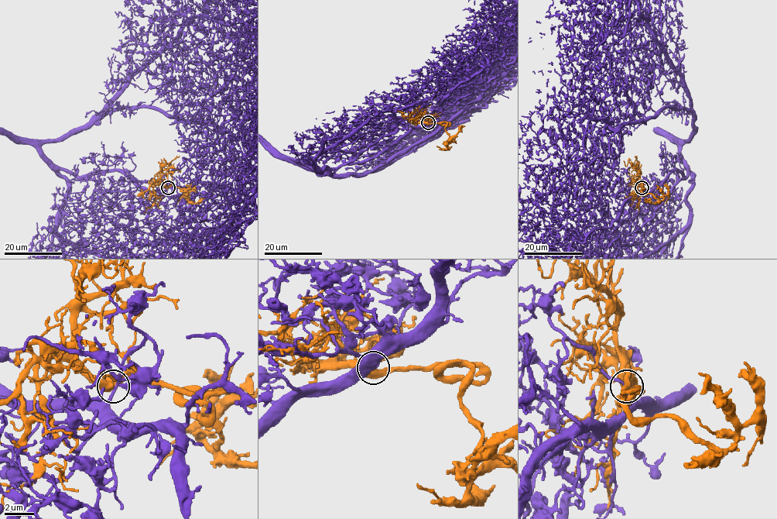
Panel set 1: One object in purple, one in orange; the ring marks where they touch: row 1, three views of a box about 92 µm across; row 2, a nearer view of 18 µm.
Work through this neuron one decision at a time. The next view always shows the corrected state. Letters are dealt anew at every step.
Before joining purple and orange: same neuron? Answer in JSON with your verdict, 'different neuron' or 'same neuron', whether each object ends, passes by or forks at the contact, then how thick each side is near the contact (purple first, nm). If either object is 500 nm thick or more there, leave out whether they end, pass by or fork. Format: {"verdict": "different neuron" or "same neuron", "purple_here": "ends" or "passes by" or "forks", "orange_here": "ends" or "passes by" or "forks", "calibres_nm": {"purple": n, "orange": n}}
{"verdict": "different neuron", "calibres_nm": {"purple": 170, "orange": 550}}

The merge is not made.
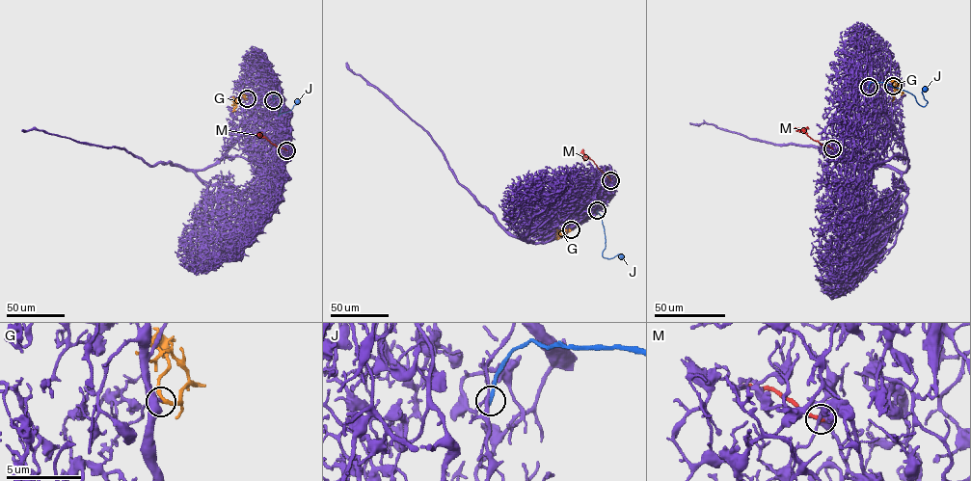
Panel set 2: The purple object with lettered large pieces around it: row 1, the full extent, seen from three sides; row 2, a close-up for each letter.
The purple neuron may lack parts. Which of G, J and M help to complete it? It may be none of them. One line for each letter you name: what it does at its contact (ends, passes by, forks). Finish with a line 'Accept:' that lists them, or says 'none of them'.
G: It passes by
Accept: G

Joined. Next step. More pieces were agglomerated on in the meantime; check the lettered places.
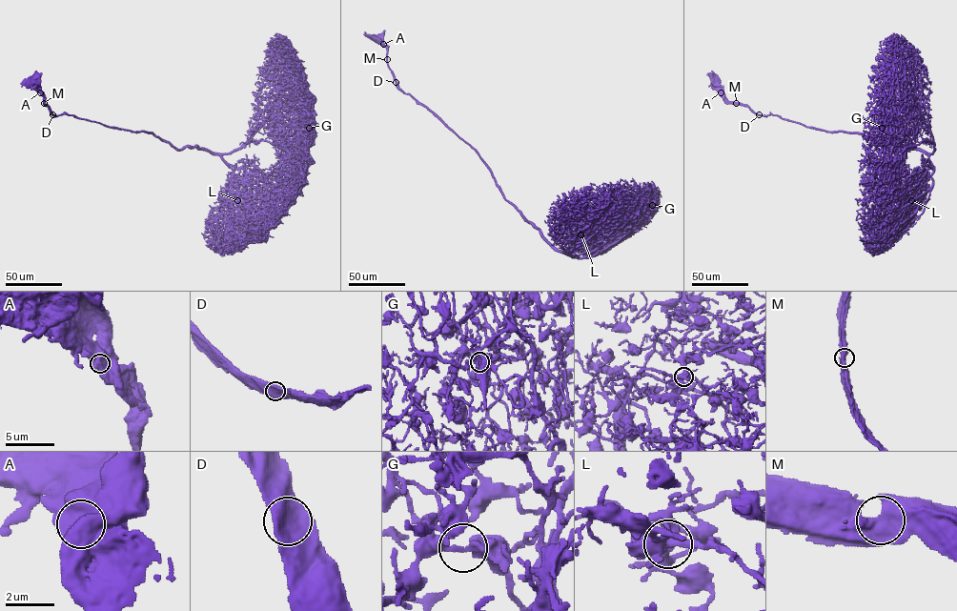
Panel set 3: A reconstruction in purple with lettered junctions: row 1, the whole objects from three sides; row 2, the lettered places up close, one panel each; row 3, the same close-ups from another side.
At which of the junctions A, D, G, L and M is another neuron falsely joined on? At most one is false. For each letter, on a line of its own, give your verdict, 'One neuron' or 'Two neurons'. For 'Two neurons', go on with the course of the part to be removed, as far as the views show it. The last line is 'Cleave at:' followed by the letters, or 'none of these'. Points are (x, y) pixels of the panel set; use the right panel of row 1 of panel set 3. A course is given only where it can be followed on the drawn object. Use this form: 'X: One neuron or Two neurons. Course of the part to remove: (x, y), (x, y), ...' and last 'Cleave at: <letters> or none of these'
A: One neuron
D: One neuron
G: One neuron
L: One neuron
M: One neuron
Cleave at: none of these

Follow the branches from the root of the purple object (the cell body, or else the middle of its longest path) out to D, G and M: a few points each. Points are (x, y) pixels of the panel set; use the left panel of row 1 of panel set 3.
D: (34, 81), (35, 88), (43, 95), (44, 103), (52, 114)
G: (34, 81), (54, 115), (151, 132), (177, 149), (228, 153), (259, 140), (293, 149), (309, 128)
M: (34, 81), (35, 88), (43, 95), (44, 103)

